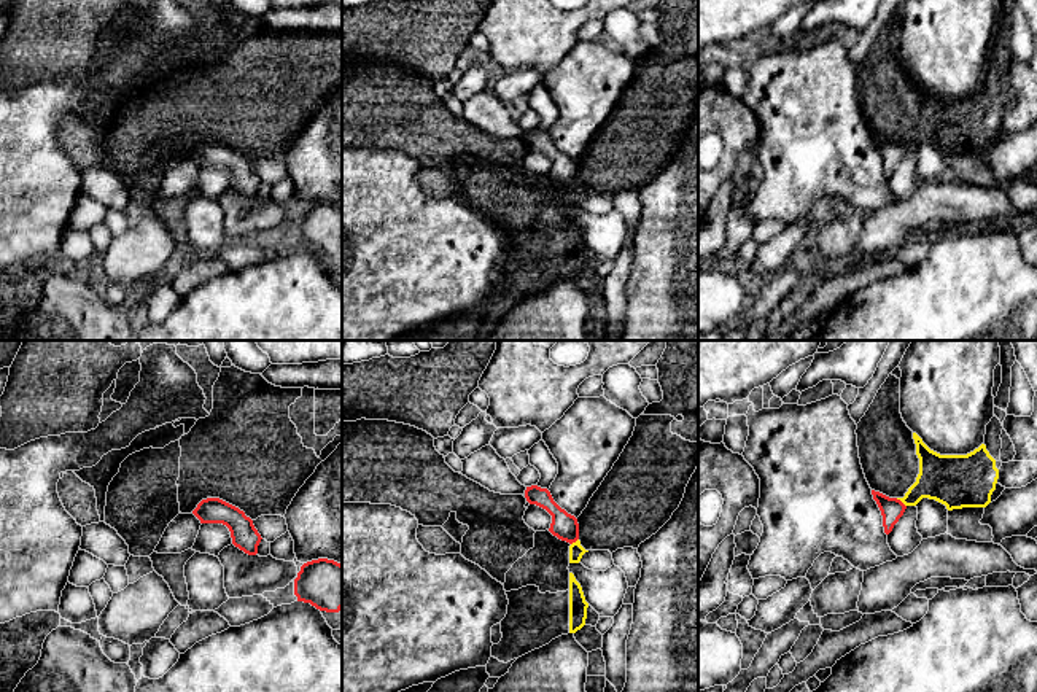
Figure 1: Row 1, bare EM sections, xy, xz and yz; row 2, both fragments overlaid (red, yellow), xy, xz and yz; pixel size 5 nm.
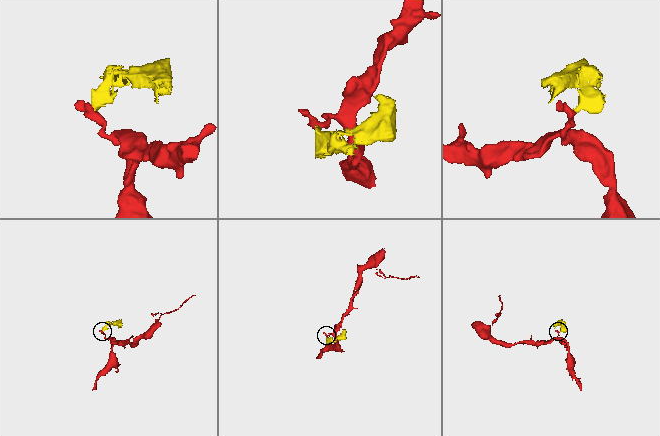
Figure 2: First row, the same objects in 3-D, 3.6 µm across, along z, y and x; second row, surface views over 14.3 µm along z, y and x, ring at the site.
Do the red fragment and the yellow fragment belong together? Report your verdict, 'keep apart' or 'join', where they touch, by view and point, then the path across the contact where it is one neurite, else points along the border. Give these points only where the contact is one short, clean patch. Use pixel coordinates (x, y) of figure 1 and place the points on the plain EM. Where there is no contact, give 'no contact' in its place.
keep apart; meets red in yz at (901, 145); border along yz (896, 142), (905, 150)

